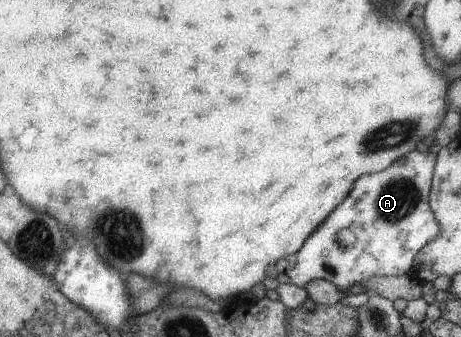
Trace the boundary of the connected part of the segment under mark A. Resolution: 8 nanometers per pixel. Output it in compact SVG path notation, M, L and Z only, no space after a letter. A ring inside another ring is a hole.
M418 148L409 152L401 159L380 172L366 174L349 192L345 200L338 204L338 212L309 236L302 248L289 256L282 256L274 266L279 284L292 284L304 289L311 280L326 280L340 290L346 292L348 288L370 276L398 277L410 275L416 265L417 252L426 244L441 234L441 225L434 217L433 210L428 208L428 188L432 188L433 168L436 157L432 152L420 152ZM340 230L350 230L354 234L354 242L340 244L336 234Z

